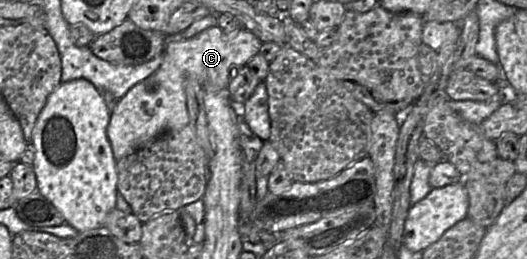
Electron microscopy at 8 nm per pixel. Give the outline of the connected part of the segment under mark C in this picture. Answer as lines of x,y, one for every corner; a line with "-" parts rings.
218,25
210,27
193,38
172,40
164,50
163,62
148,78
135,85
120,100
111,111
107,136
116,161
132,154
137,149
147,145
164,132
180,130
189,124
189,114
185,93
185,84
196,80
204,90
227,91
233,71
246,65
250,59
259,53
262,42
251,31
242,28
235,33
226,33

